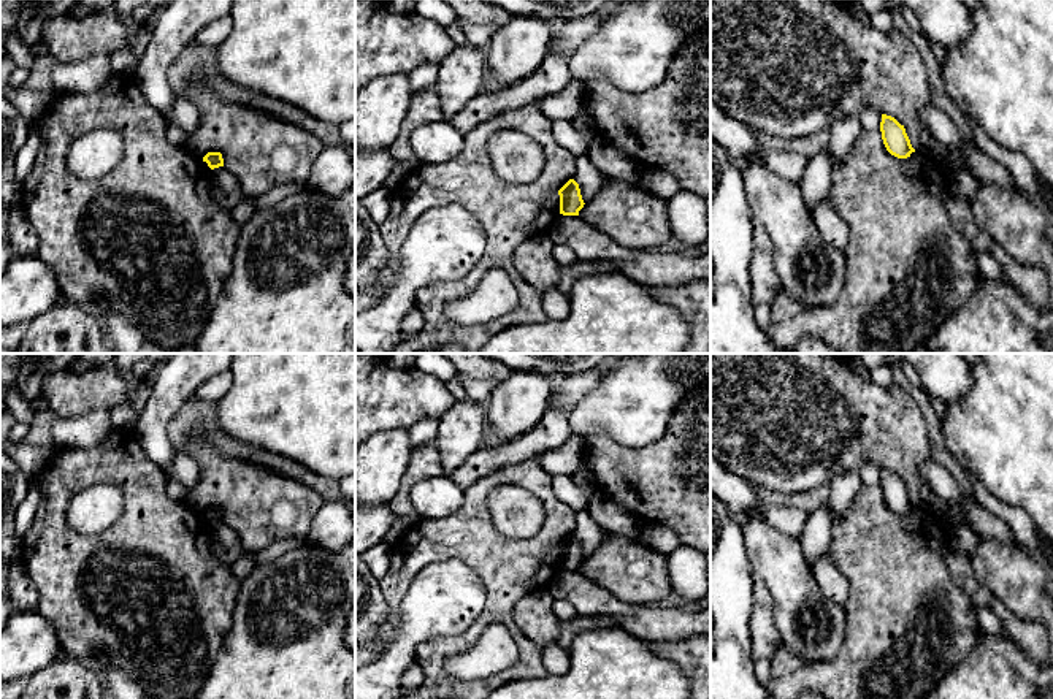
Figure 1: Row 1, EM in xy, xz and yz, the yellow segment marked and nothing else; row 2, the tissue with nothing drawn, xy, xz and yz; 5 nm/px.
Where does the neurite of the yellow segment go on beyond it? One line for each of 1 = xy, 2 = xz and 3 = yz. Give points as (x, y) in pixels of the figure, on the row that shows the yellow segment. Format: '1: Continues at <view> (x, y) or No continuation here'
1: No continuation here
2: No continuation here
3: No continuation here

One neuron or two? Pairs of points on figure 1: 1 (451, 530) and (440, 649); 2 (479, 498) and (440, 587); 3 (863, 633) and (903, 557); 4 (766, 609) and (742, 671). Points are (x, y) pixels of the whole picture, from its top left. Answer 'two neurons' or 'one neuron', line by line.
1: one neuron
2: two neurons
3: one neuron
4: two neurons

